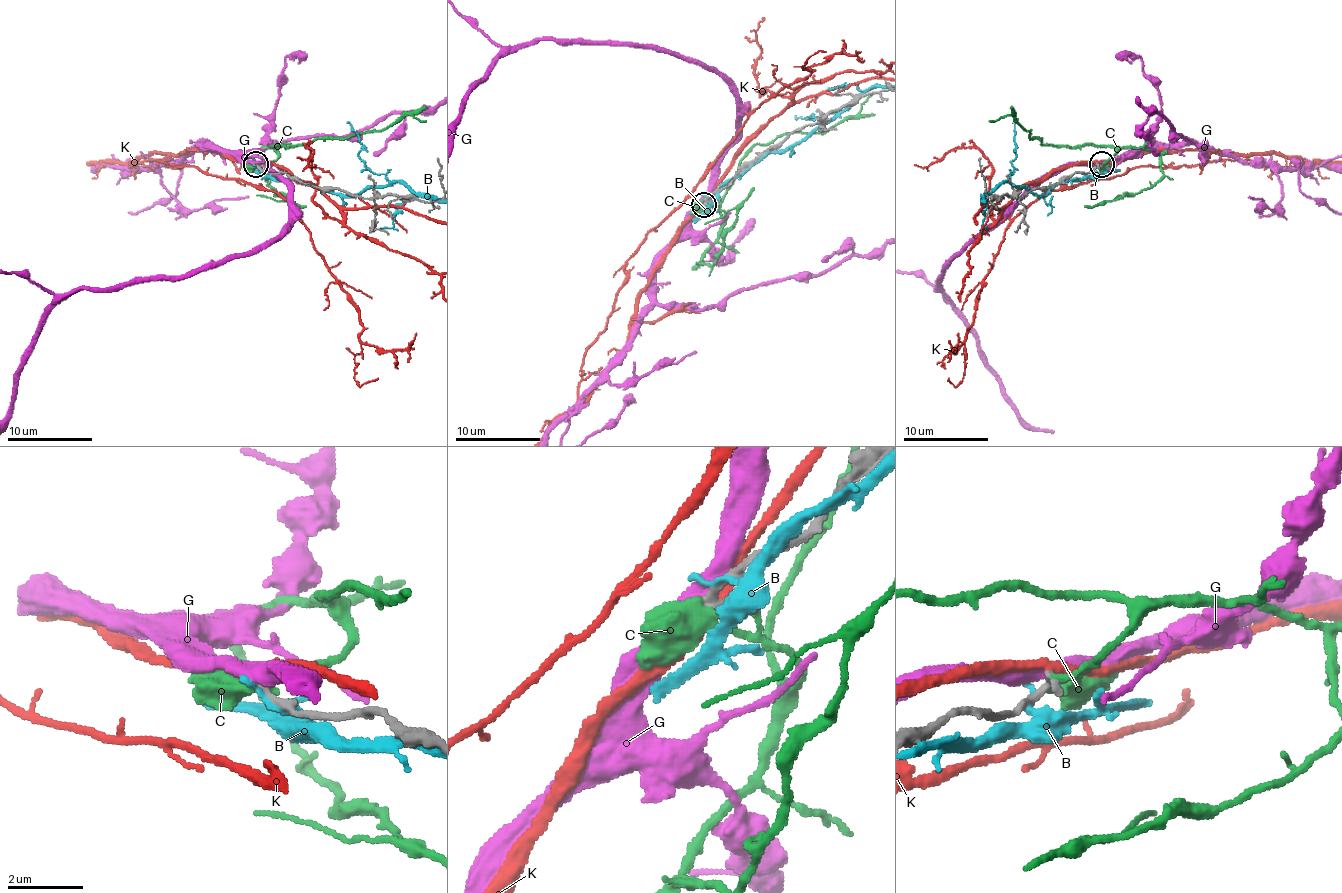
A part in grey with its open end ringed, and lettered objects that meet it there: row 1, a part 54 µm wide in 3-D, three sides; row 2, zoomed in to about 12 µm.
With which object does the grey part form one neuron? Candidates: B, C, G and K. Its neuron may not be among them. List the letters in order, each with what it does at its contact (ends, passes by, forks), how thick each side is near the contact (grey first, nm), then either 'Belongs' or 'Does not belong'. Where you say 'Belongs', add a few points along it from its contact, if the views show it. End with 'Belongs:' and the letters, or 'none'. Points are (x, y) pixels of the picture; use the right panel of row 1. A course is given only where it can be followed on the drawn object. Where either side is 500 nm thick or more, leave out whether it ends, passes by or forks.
B: It ends there. Thickness 160 nm (grey) against 280 nm. Does not belong
C: It passes by. Thickness 180 nm (grey) against 440 nm. Does not belong
G: It passes by. Thickness 180 nm (grey) against 480 nm. Does not belong
K: It passes by. Thickness 170 nm (grey) against 240 nm. Does not belong
Belongs: none

